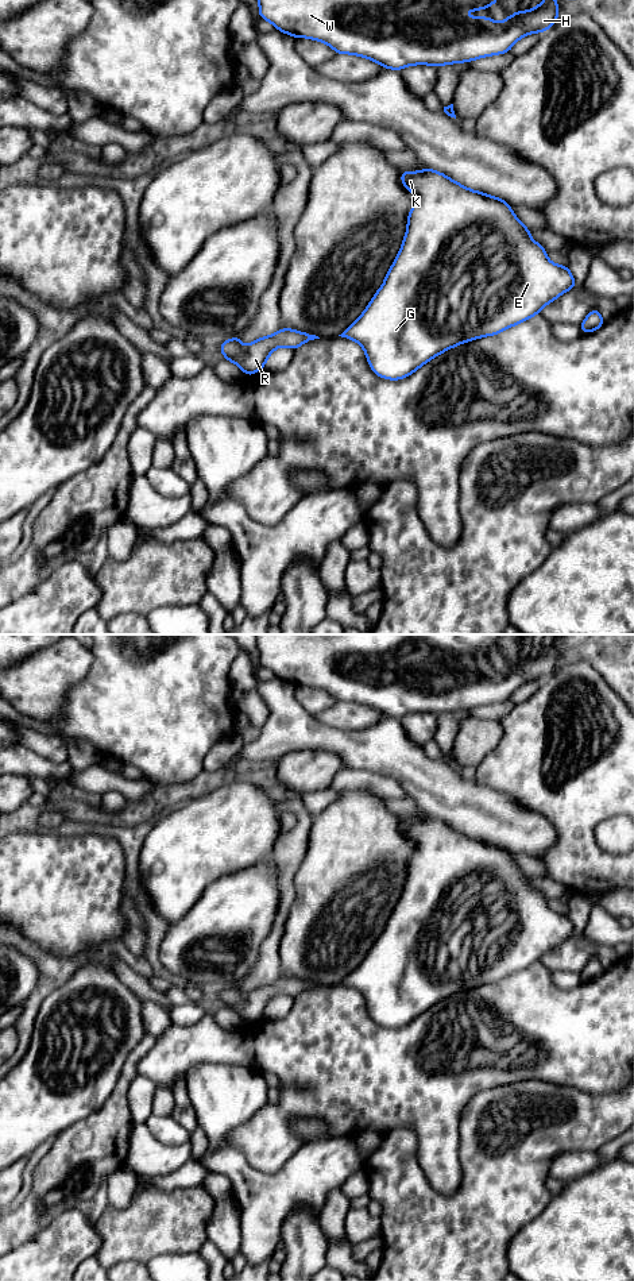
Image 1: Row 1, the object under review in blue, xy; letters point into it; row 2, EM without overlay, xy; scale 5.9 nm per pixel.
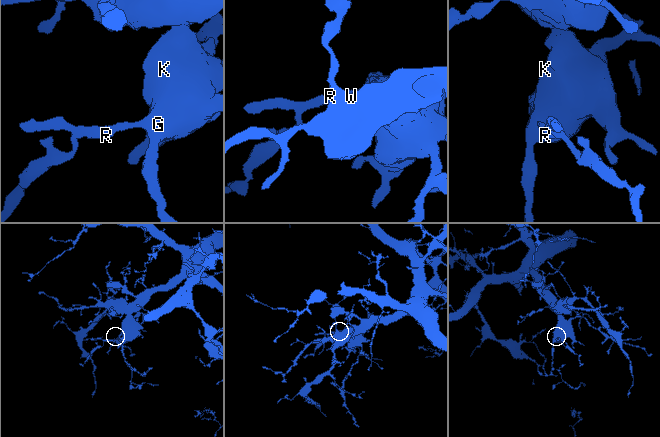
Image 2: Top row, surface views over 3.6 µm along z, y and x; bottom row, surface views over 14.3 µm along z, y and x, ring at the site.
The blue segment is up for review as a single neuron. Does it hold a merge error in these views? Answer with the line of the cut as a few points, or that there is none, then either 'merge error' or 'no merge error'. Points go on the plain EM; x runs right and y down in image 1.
cut none; no merge error

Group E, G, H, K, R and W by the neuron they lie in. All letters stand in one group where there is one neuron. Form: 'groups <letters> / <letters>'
groups E G H K R W

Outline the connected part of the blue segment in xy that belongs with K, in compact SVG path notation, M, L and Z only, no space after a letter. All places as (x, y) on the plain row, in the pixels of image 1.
M428 815L421 819L401 818L401 829L415 844L401 899L364 960L339 983L362 993L378 1025L403 1027L449 996L498 983L526 969L577 934L569 915L548 907L548 899L530 885L530 877L519 869L506 848L465 836Z

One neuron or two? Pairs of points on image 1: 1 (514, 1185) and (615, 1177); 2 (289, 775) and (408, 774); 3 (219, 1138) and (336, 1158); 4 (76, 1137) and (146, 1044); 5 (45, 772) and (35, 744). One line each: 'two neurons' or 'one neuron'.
1: two neurons
2: two neurons
3: one neuron
4: one neuron
5: two neurons

